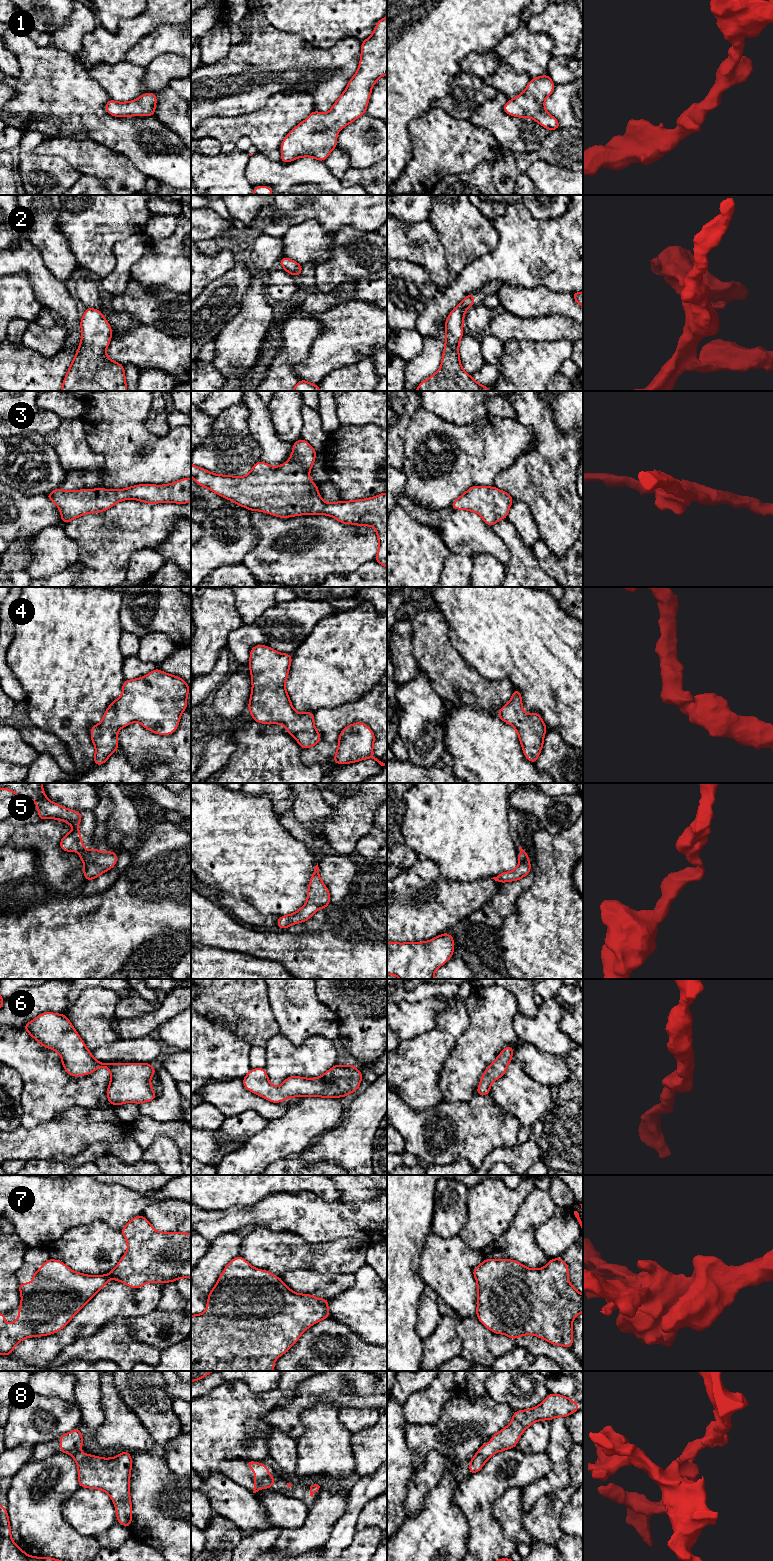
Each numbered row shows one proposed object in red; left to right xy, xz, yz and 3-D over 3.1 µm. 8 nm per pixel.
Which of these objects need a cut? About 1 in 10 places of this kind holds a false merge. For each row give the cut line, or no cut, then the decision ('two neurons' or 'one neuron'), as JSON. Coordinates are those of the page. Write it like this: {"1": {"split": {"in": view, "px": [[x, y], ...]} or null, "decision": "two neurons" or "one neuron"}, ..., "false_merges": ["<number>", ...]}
{"1": {"split": null, "decision": "one neuron"}, "2": {"split": null, "decision": "one neuron"}, "3": {"split": null, "decision": "one neuron"}, "4": {"split": null, "decision": "one neuron"}, "5": {"split": null, "decision": "one neuron"}, "6": {"split": null, "decision": "one neuron"}, "7": {"split": null, "decision": "one neuron"}, "8": {"split": null, "decision": "one neuron"}, "false_merges": []}

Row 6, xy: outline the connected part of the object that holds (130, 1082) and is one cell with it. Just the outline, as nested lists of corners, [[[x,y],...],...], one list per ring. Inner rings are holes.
[[[45,1012],[23,1028],[42,1046],[55,1050],[61,1056],[65,1071],[74,1077],[89,1075],[100,1067],[107,1068],[111,1074],[107,1089],[110,1104],[140,1104],[156,1099],[150,1085],[156,1069],[150,1063],[98,1062],[66,1015]]]

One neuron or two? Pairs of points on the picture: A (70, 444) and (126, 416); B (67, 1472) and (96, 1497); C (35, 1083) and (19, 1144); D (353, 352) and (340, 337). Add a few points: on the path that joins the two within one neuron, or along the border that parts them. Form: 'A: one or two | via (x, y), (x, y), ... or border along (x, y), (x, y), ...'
A: two | border along (79, 418), (83, 424), (87, 444), (101, 454)
B: two | border along (79, 1486), (63, 1503)
C: two | border along (47, 1121), (31, 1128), (21, 1126)
D: one | via (351, 348), (344, 341)

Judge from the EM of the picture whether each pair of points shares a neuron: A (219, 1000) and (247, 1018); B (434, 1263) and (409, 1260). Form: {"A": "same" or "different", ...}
{"A": "same", "B": "different"}

